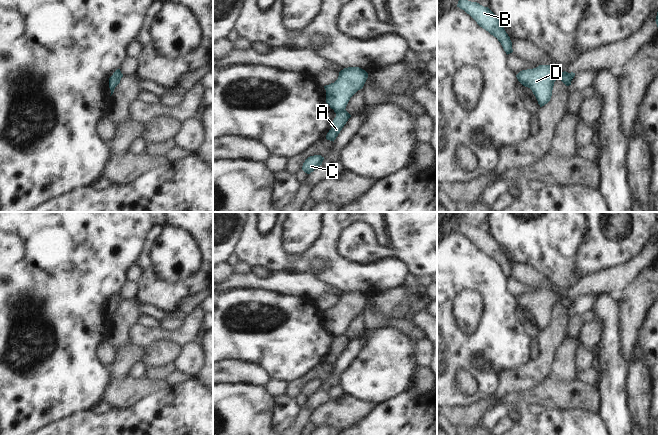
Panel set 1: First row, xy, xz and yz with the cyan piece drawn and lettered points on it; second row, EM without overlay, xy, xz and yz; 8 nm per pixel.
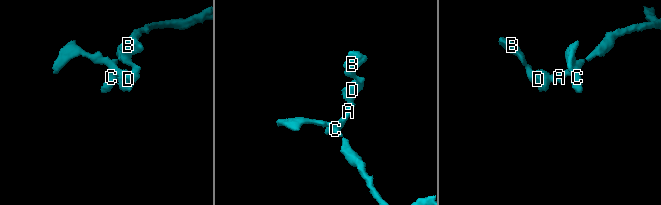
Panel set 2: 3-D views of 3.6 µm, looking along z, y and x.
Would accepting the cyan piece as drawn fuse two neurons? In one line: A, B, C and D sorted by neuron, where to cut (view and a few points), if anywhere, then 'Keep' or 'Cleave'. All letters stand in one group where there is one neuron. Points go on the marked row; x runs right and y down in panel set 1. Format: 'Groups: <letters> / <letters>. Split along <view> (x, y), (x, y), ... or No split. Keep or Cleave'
Groups: A C / B D. Split along xz (344, 109), (336, 113). Cleave

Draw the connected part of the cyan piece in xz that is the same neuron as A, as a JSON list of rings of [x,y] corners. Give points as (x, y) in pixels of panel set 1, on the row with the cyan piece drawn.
[[[346,110],[341,113],[336,113],[336,117],[333,120],[331,129],[326,135],[326,139],[334,142],[350,117],[351,115]]]

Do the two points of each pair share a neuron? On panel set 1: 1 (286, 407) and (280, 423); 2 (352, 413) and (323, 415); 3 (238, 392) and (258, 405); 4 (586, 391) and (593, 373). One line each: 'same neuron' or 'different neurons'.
1: same neuron
2: same neuron
3: same neuron
4: different neurons

